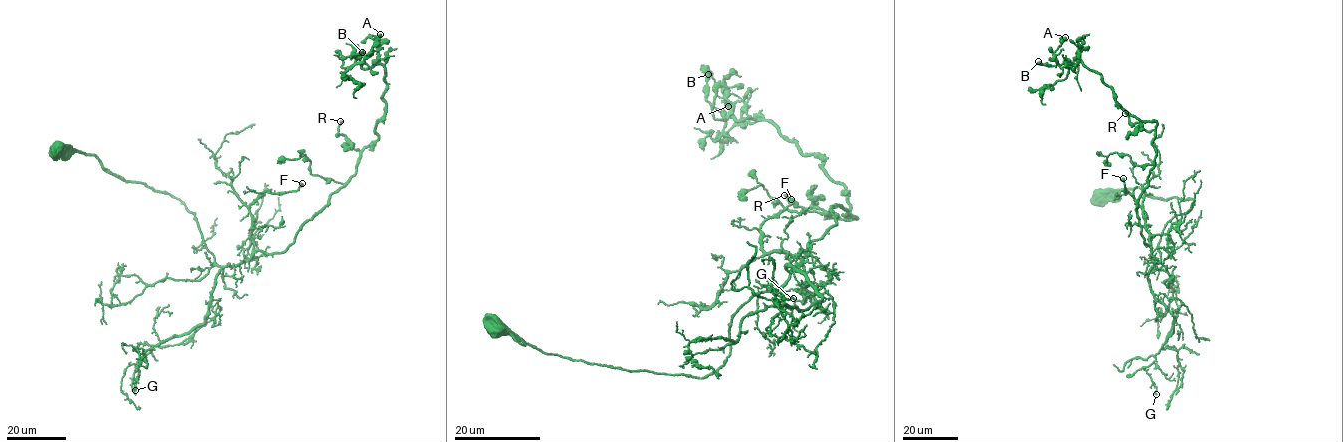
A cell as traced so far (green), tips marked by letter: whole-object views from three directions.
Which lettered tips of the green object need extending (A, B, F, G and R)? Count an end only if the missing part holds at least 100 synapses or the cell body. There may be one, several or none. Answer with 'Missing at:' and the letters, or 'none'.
Missing at: R

